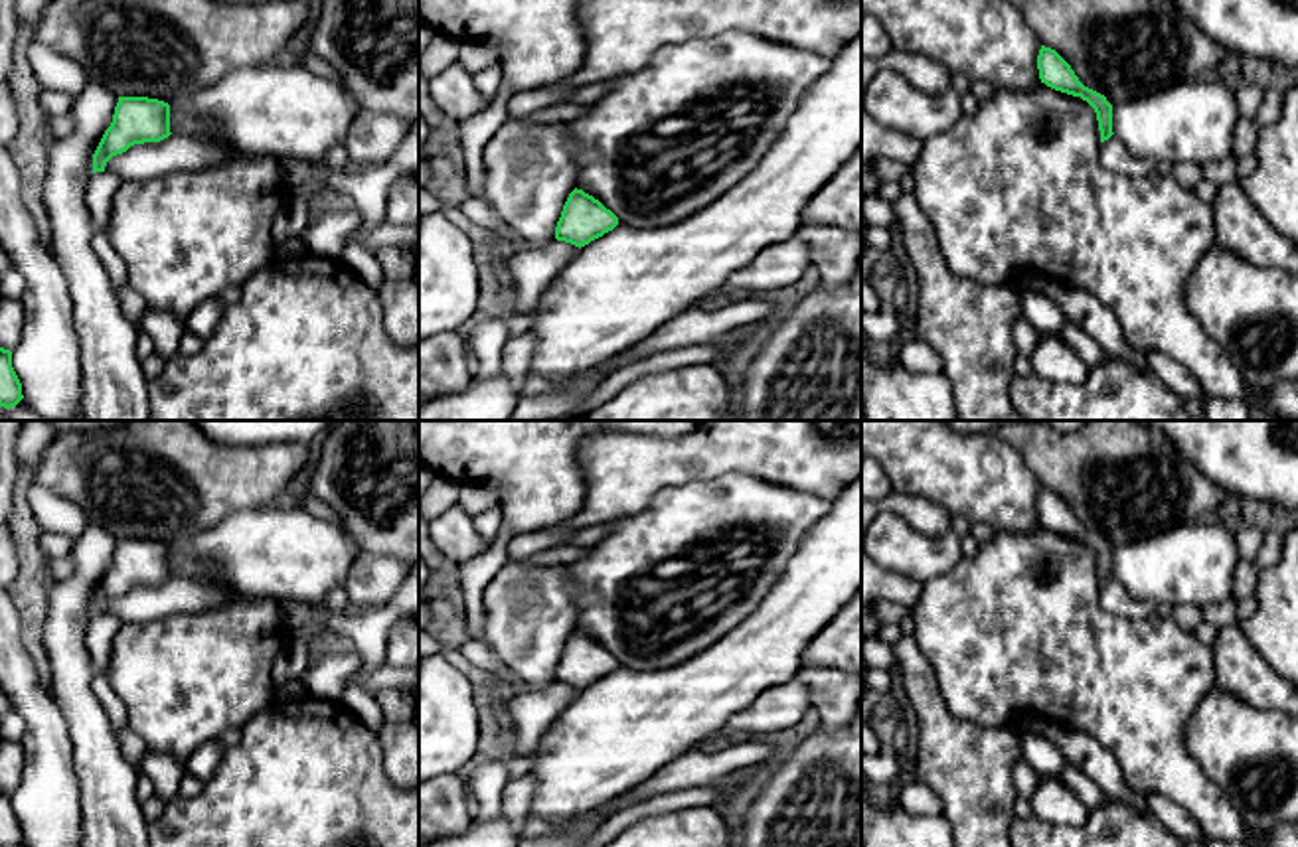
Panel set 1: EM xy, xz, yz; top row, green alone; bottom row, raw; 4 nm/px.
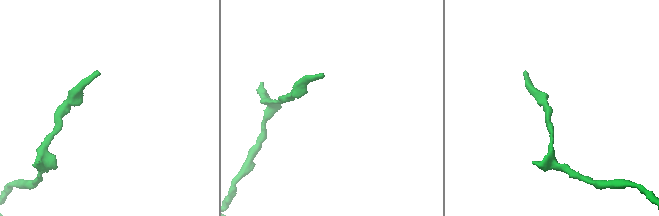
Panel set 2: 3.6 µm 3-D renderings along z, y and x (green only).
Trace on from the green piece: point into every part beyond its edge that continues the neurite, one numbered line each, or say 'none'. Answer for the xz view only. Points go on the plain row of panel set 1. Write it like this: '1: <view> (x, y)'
none

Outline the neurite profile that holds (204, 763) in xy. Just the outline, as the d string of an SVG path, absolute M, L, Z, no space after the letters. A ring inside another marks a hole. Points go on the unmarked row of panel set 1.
M211 740L200 746L186 760L186 772L194 774L202 782L207 782L215 774L223 752L225 752L225 746L221 744L221 740Z

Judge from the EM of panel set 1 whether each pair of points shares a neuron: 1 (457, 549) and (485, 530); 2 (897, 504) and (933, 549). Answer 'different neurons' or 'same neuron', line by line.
1: different neurons
2: different neurons

